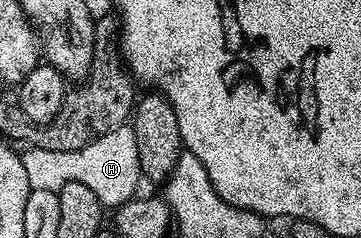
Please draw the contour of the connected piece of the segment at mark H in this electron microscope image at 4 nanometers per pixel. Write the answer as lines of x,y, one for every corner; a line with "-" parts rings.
128,123
106,131
106,135
94,139
94,143
86,143
86,147
78,147
78,151
23,150
20,162
22,167
26,167
29,189
59,193
66,183
86,183
86,187
98,195
100,204
108,211
115,211
119,205
133,200
137,196
136,188
142,182
137,140

